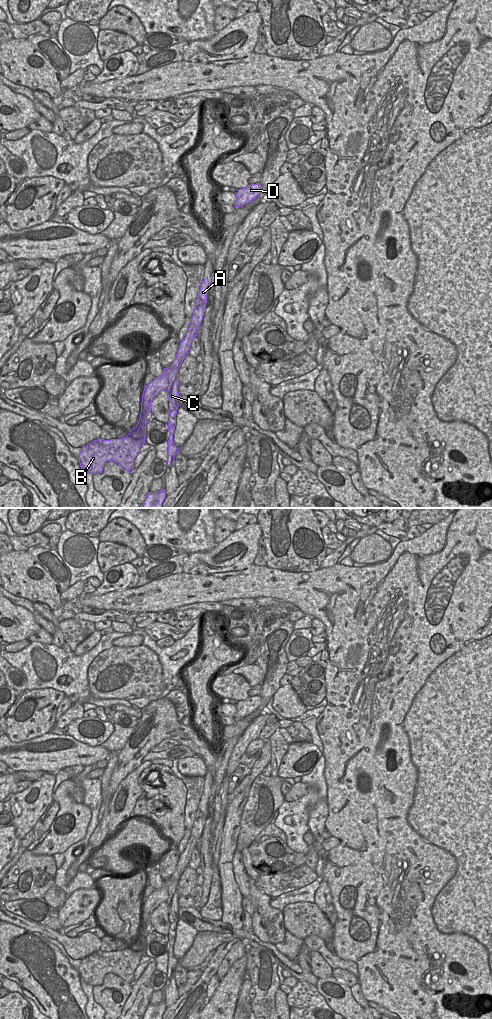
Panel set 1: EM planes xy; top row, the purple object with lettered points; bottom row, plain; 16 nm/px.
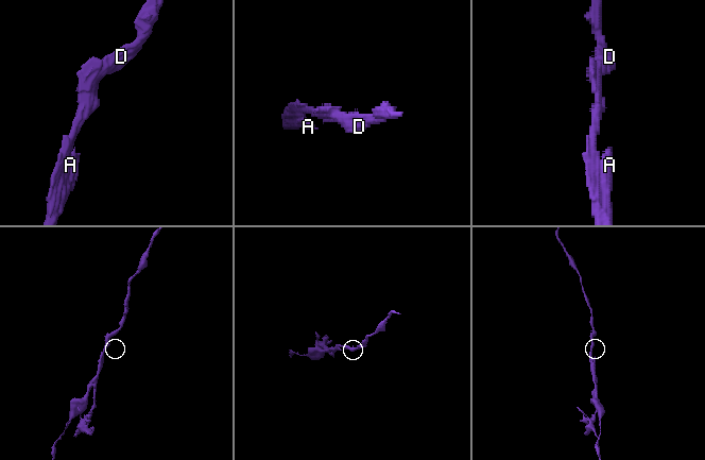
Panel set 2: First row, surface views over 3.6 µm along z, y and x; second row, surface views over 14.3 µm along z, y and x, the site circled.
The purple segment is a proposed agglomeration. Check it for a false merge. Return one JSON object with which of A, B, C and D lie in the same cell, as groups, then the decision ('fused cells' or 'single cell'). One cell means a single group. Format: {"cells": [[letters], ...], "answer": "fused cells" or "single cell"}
{"cells": [["A", "C"], ["B", "D"]], "answer": "fused cells"}

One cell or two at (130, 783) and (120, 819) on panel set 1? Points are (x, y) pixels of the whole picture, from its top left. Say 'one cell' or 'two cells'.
one cell

